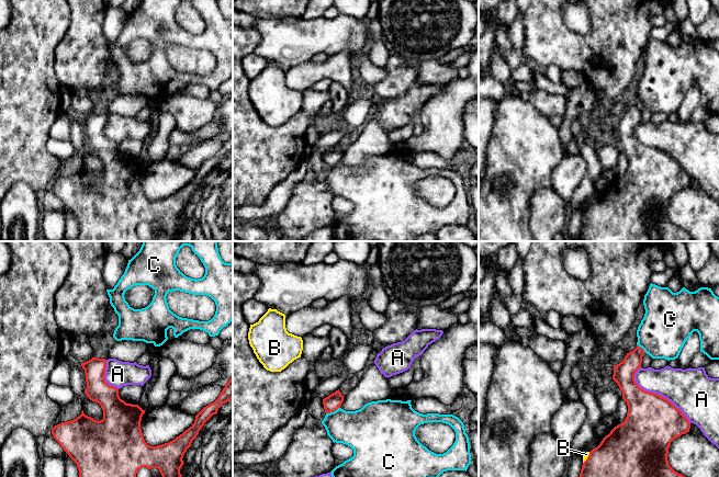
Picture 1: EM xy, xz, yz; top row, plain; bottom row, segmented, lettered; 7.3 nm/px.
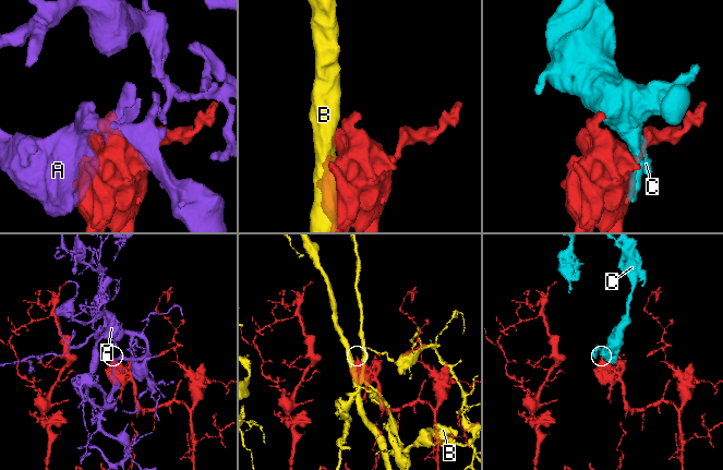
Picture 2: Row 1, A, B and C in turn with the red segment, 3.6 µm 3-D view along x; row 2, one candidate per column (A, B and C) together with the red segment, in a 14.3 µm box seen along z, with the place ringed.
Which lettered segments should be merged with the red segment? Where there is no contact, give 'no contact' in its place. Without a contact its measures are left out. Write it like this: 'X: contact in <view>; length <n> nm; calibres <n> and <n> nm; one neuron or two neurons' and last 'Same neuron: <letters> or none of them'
A: contact in yz; length 550 nm; calibres 400 and 320 nm; two neurons
B: contact in yz; length 100 nm; calibres 340 and 40 nm; two neurons
C: contact in xz; length 120 nm; calibres 120 and 300 nm; two neurons
Same neuron: none of them

